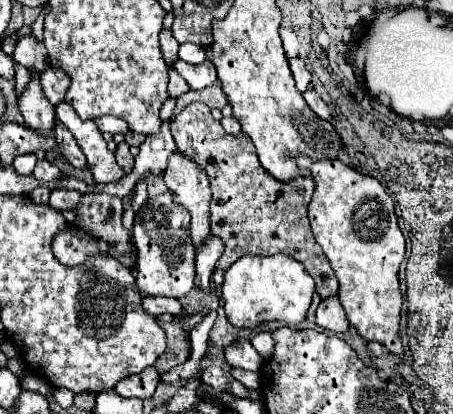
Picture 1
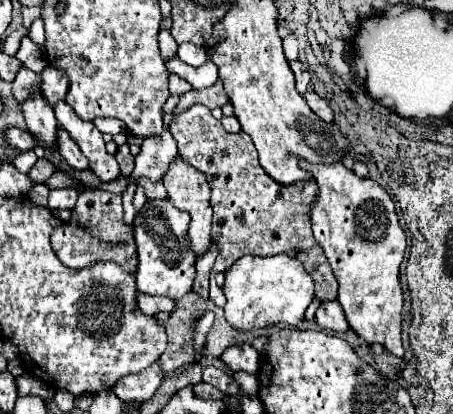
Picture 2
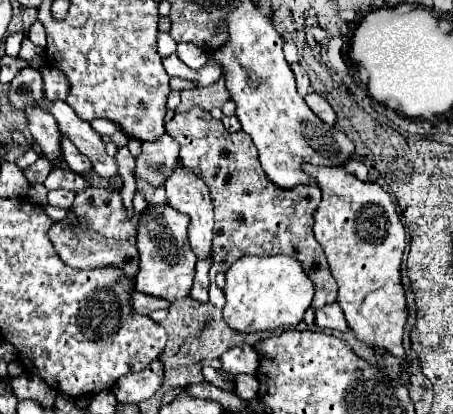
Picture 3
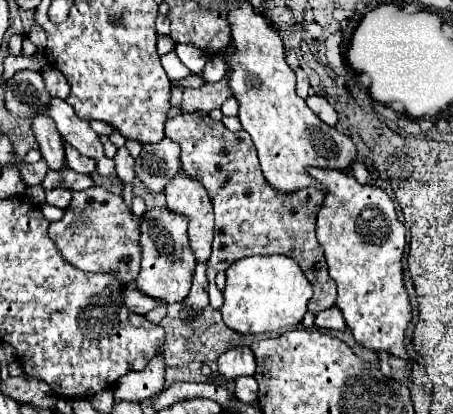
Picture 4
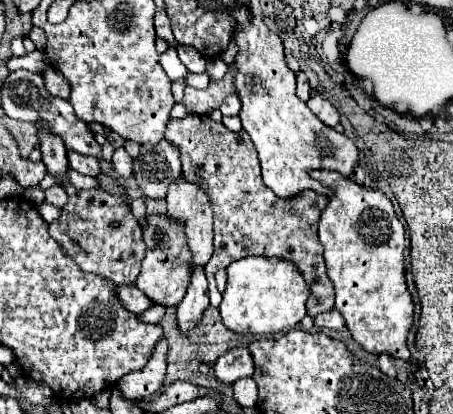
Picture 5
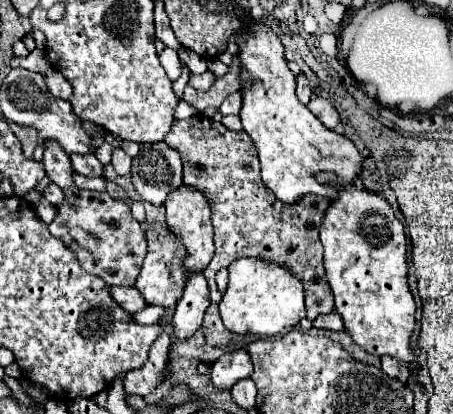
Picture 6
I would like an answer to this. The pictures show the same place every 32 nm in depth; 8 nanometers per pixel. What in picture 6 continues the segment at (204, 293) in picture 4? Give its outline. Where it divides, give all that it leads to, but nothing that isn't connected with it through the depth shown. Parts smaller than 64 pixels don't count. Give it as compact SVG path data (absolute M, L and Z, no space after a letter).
M194 272L188 278L184 296L180 298L176 312L174 312L174 332L178 338L192 336L202 322L206 308L210 306L208 298L208 284L202 272Z

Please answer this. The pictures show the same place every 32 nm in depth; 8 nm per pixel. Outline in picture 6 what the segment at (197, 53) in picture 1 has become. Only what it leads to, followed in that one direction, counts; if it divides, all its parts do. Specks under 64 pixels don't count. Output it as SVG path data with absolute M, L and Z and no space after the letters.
M180 50L180 60L186 64L186 68L192 72L192 74L204 74L208 68L206 68L206 60L192 52L192 50Z

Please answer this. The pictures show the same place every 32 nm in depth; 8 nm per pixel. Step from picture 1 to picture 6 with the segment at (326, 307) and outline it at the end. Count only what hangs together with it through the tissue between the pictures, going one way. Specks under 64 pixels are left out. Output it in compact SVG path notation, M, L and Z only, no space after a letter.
M328 312L324 316L318 316L314 322L312 322L316 328L328 328L328 330L344 330L344 324L338 316L338 312Z

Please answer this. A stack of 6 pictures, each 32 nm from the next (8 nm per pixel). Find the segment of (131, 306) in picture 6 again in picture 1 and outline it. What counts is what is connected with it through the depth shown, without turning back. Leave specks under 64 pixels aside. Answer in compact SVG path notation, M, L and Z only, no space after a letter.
M142 298L144 300L144 310L148 310L152 316L162 316L162 314L172 314L178 316L184 312L184 306L180 306L180 300L168 300L168 298Z

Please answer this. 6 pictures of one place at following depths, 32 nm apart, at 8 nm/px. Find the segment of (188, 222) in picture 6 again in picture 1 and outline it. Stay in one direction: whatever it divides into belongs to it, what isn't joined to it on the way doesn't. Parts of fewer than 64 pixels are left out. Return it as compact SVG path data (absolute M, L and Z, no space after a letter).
M176 150L168 158L164 182L168 190L176 194L176 202L192 214L190 236L194 246L198 246L210 234L210 184L206 172L196 164L196 160Z

